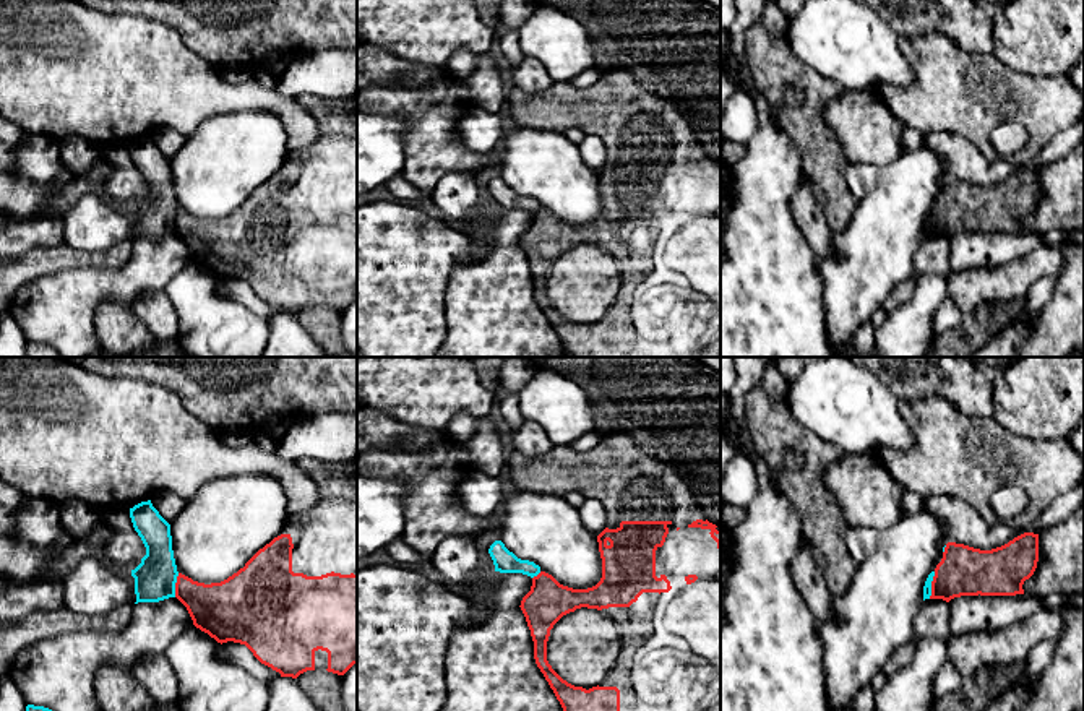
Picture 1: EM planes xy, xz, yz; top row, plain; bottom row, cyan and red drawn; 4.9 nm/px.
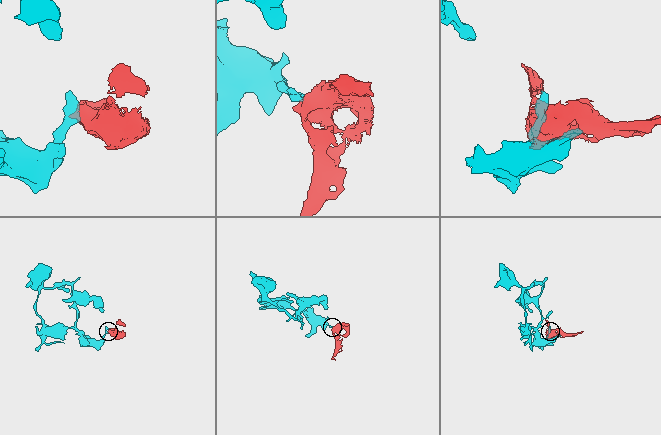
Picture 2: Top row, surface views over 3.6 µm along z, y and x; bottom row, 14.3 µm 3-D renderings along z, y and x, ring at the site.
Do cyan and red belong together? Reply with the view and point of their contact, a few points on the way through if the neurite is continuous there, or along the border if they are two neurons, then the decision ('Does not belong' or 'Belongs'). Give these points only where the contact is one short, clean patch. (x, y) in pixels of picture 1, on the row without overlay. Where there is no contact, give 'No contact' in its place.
Touches cyan at yz (930, 221). Boundary: yz (935, 208), (929, 234). Does not belong

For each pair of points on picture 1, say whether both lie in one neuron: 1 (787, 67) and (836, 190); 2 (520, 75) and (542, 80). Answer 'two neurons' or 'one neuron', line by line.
1: one neuron
2: one neuron

